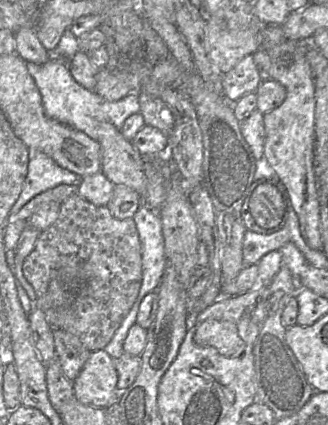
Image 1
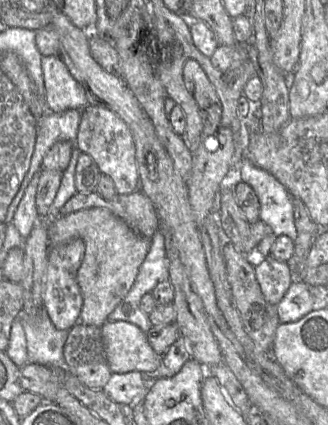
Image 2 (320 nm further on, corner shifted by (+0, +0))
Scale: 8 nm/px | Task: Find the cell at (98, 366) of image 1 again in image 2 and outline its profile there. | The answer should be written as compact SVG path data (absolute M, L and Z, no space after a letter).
M139 371L112 373L101 390L114 402L133 405L136 400L144 399L146 380Z

